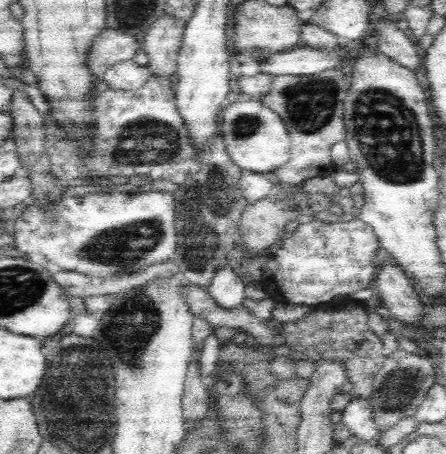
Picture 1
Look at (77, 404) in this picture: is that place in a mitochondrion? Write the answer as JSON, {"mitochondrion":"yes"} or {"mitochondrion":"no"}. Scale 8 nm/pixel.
{"mitochondrion":"yes"}

